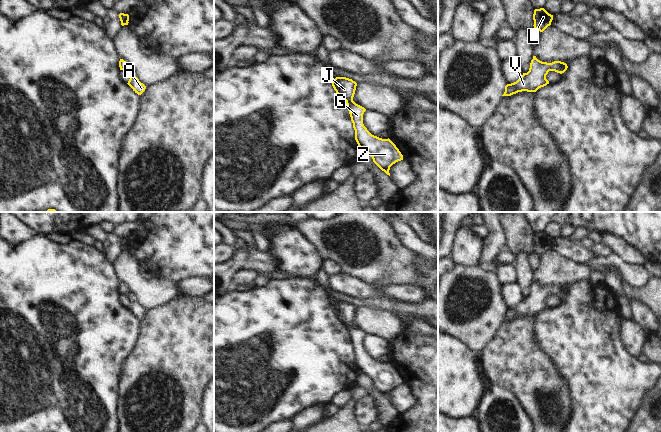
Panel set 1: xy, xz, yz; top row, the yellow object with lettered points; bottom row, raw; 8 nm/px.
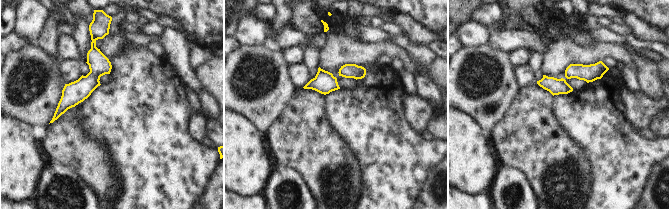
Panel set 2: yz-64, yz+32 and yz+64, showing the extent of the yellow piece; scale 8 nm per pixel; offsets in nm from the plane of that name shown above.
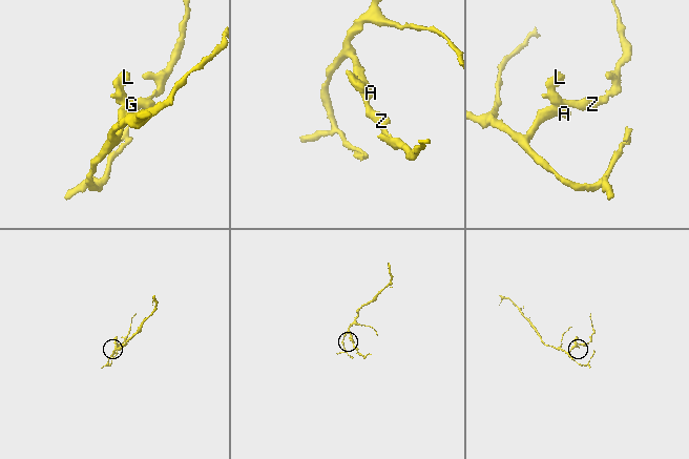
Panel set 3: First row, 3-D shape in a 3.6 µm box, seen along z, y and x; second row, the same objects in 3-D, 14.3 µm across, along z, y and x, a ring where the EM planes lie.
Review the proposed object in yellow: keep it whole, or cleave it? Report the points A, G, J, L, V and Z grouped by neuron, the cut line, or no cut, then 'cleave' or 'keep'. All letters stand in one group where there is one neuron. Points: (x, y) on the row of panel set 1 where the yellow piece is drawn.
A G J L V Z; no cut; keep

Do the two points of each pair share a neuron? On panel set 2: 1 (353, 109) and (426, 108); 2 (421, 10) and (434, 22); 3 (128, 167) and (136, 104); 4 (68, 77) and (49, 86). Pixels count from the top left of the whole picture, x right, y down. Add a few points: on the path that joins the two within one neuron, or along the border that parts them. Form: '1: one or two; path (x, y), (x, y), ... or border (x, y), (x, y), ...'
1: two; border (404, 92), (402, 95), (404, 118), (413, 130)
2: one; path (424, 12), (431, 19)
3: one; path (136, 151), (136, 120)
4: two; border (58, 59), (60, 74), (65, 83)

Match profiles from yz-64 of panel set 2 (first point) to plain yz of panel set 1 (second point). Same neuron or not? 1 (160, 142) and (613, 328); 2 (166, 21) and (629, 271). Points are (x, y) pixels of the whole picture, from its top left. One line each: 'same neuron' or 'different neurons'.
1: same neuron
2: different neurons

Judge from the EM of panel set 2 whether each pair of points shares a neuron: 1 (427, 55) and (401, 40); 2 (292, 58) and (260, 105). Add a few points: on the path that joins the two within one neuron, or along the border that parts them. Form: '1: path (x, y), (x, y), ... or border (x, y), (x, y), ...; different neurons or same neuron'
1: path (421, 54), (412, 51), (407, 46); same neuron
2: border (282, 52), (288, 65); different neurons

